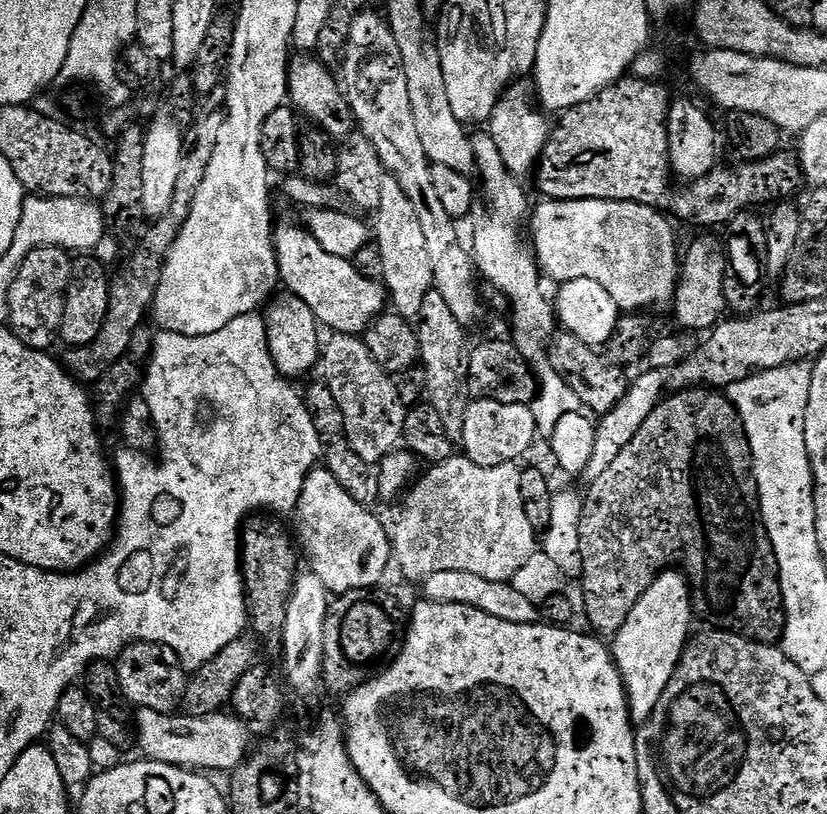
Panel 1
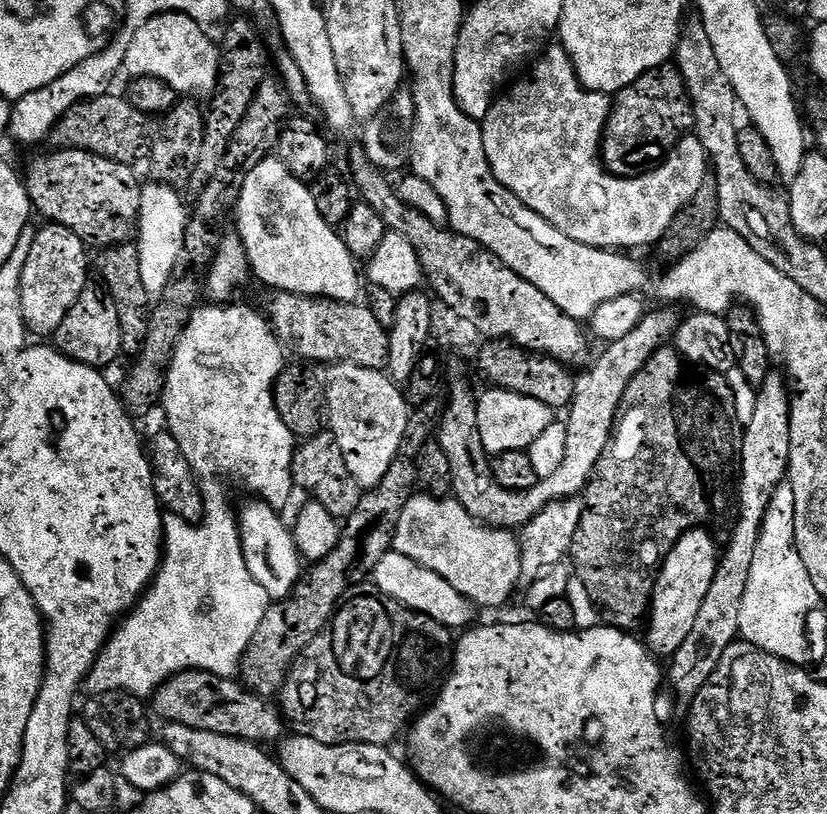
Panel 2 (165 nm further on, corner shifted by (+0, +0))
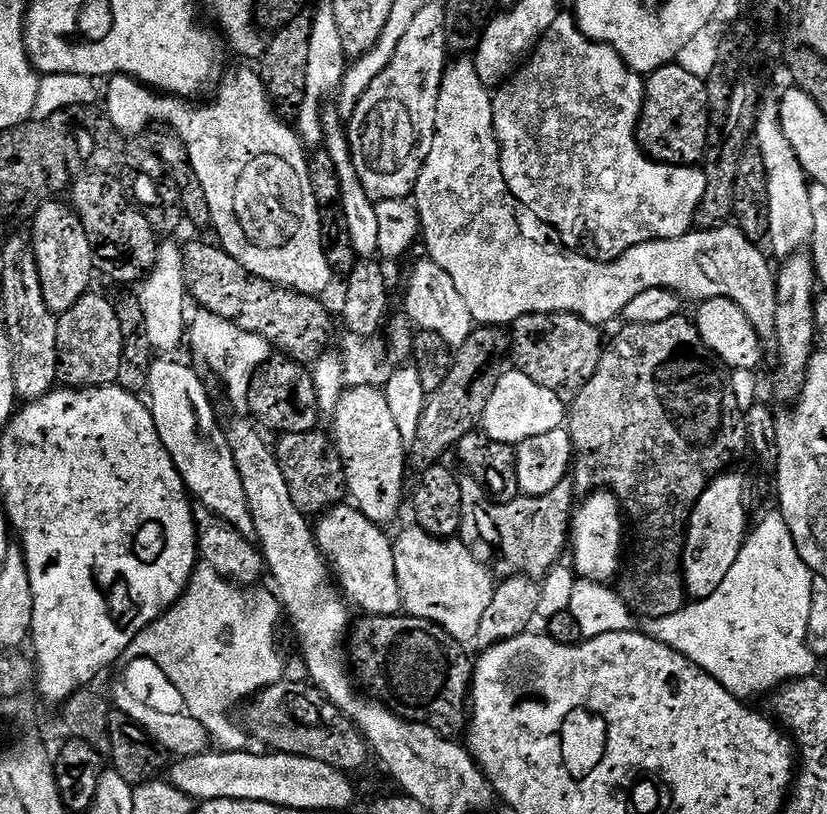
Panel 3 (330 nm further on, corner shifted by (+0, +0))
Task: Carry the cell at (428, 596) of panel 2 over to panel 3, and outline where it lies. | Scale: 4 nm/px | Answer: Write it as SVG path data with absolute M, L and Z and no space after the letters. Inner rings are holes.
M344 502L337 504L334 508L329 508L327 512L319 517L318 523L314 528L316 545L320 547L320 551L325 561L330 565L335 579L336 576L340 579L341 585L339 584L339 587L342 589L343 595L347 597L353 605L356 603L357 606L361 608L361 613L369 616L397 615L397 613L401 611L402 605L400 603L398 578L394 570L393 537L391 535L388 537L387 534L384 533L387 531L385 531L381 525L369 524L368 519L366 519L355 506L349 506Z

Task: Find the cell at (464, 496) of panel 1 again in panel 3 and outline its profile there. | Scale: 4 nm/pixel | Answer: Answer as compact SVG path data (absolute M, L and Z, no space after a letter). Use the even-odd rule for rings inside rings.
M418 526L411 527L406 529L400 537L397 535L392 545L394 570L400 587L400 603L403 611L407 615L417 616L442 626L455 640L475 641L478 626L482 626L482 618L486 615L492 596L496 592L497 581L489 565L478 562L478 558L474 558L472 551L459 538L434 538Z

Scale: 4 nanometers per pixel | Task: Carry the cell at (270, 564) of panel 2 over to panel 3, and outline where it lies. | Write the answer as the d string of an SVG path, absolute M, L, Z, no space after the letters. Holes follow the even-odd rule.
M160 356L149 368L148 404L152 411L160 444L166 446L185 487L197 500L230 522L246 538L253 537L256 527L246 502L242 478L239 477L227 431L218 422L208 392L197 372L176 359Z

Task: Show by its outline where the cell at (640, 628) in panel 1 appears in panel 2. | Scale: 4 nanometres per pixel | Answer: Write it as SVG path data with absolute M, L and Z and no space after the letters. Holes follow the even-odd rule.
M703 527L693 528L680 539L664 559L660 567L660 576L656 579L656 588L652 592L650 619L647 621L648 640L646 644L657 657L671 658L686 642L694 621L698 619L698 609L702 606L710 582L714 582L718 563L718 544Z

